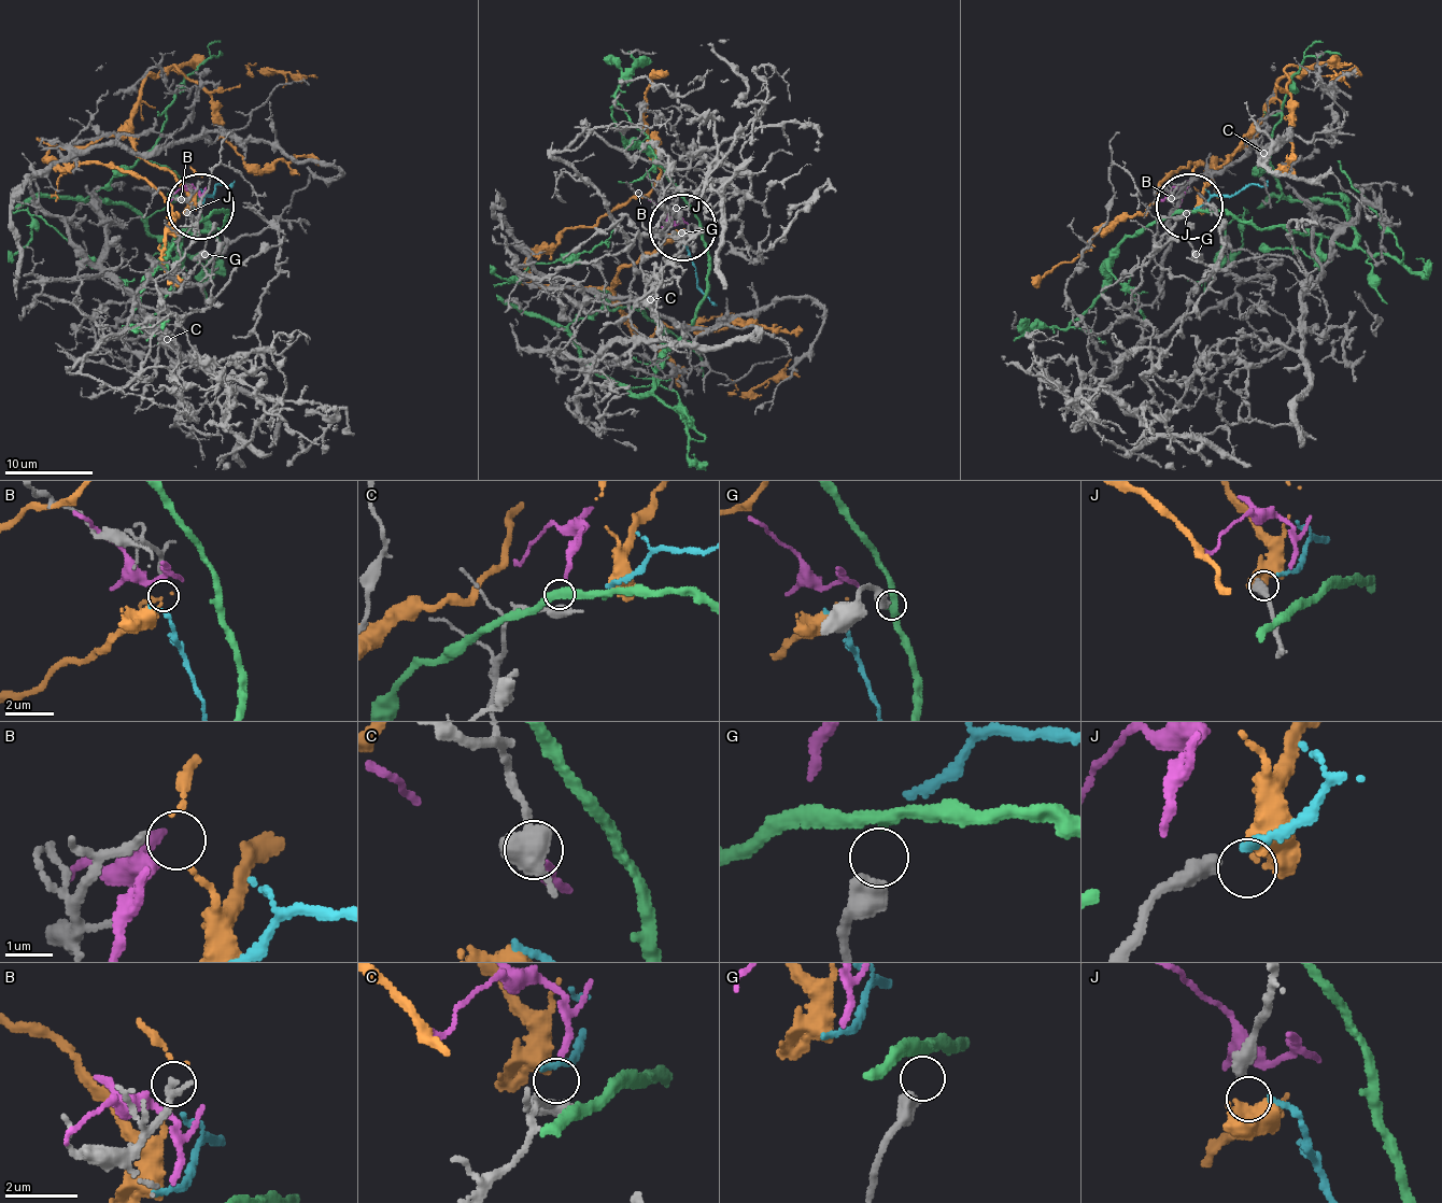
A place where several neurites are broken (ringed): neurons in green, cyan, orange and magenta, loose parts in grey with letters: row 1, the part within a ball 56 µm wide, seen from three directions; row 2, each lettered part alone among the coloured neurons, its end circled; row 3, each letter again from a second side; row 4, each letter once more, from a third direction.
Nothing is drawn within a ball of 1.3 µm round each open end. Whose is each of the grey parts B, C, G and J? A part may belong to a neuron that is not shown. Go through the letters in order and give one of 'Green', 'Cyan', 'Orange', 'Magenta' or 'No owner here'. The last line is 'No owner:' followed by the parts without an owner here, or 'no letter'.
B: No owner here
C: Magenta
G: Green
J: Cyan
No owner: B

